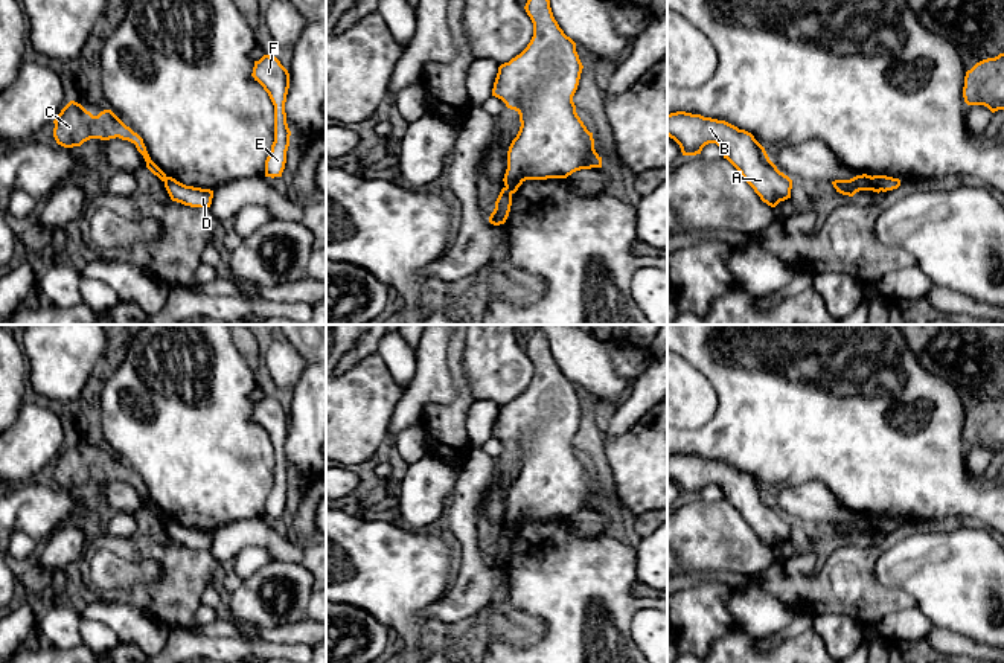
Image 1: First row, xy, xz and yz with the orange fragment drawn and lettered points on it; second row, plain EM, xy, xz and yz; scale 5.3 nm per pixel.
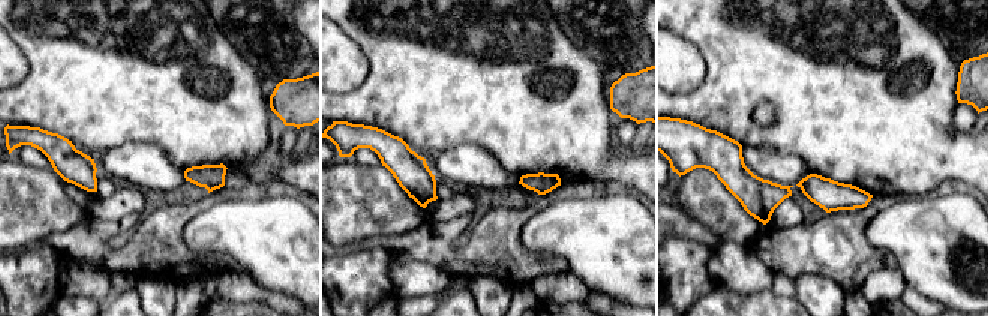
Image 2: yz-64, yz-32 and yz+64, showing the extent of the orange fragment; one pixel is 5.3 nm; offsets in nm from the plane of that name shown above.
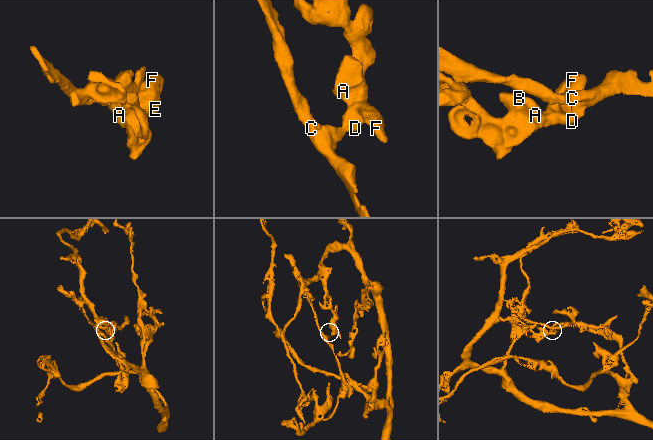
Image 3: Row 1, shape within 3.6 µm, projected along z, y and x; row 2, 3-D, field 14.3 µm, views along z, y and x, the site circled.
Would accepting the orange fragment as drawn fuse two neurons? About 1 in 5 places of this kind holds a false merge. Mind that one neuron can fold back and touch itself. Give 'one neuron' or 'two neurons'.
two neurons

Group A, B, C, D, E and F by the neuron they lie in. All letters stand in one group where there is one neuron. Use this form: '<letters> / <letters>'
A B D E F / C

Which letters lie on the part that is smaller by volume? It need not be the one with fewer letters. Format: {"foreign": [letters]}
{"foreign": ["C"]}

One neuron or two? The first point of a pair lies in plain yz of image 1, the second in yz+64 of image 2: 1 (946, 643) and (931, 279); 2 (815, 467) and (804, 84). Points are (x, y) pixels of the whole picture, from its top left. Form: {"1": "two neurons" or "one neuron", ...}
{"1": "two neurons", "2": "one neuron"}

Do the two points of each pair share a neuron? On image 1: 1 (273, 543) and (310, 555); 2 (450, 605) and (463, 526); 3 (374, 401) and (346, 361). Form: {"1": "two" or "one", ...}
{"1": "one", "2": "one", "3": "two"}

